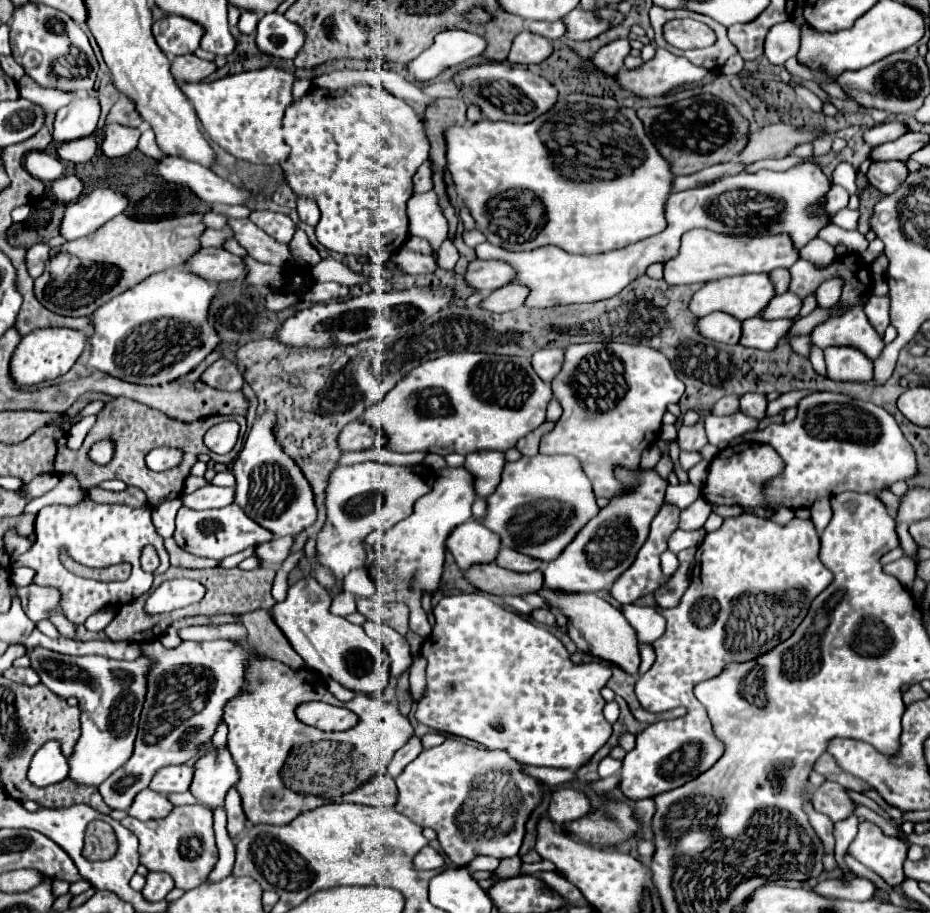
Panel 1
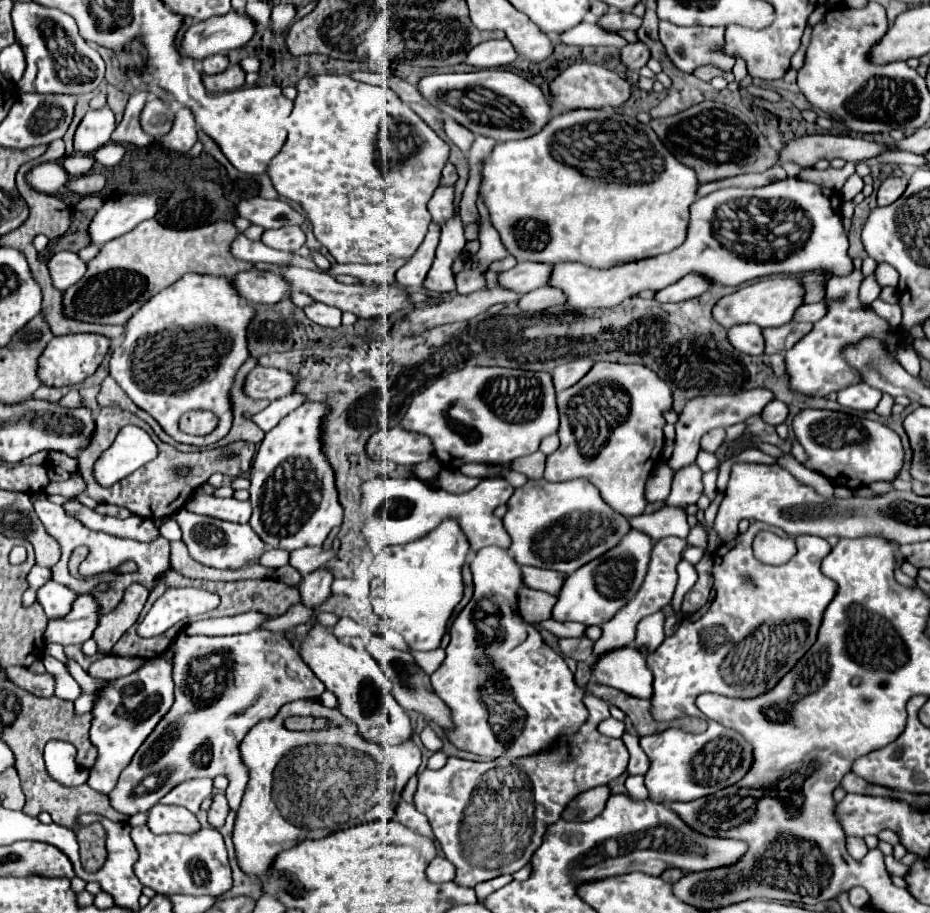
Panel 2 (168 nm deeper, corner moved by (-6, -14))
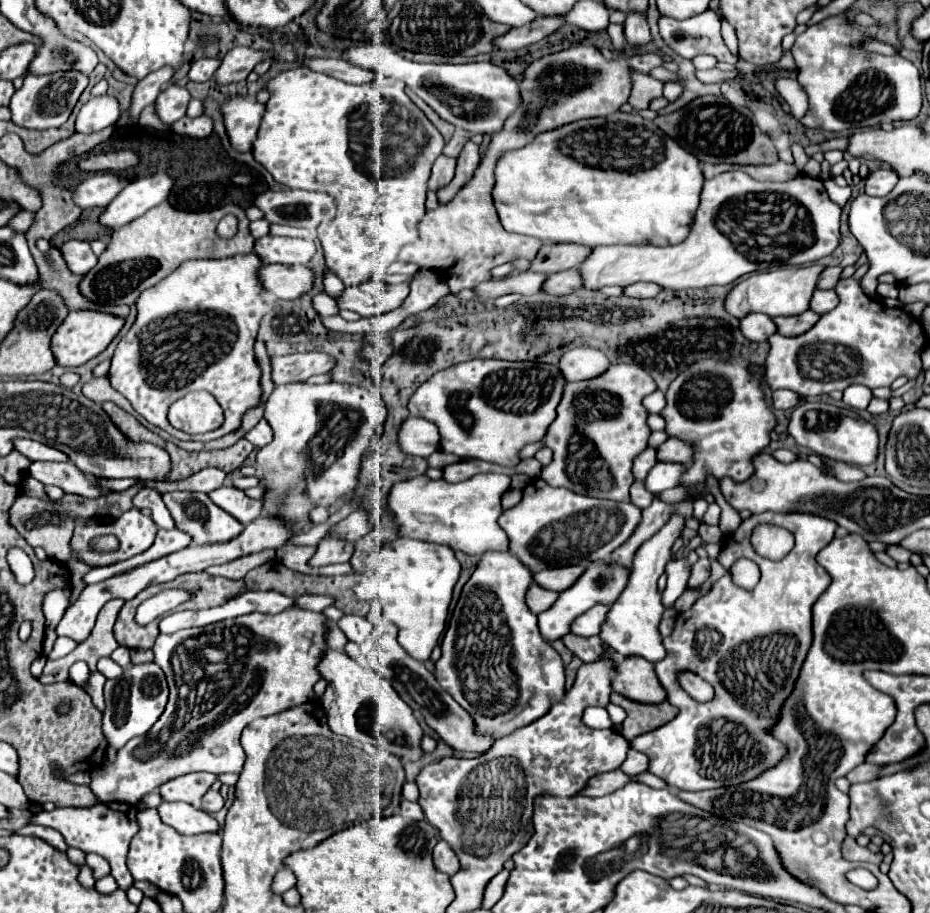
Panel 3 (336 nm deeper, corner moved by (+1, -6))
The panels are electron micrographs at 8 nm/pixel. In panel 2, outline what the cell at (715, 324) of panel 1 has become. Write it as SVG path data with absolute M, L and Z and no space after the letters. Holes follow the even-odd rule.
M740 324L728 330L730 342L734 344L734 348L738 348L740 352L746 352L750 356L756 354L764 354L764 336L762 336L762 328L756 324Z

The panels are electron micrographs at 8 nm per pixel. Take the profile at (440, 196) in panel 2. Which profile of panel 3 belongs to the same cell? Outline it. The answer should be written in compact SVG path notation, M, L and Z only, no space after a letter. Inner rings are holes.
M439 156L433 164L433 172L429 178L429 190L437 192L439 188L447 186L453 180L453 172L455 172L455 158Z

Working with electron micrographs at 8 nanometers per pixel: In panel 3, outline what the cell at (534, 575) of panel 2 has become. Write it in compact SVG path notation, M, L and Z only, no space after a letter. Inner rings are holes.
M567 566L567 568L545 568L543 572L535 572L533 580L547 590L563 592L583 574L583 566Z

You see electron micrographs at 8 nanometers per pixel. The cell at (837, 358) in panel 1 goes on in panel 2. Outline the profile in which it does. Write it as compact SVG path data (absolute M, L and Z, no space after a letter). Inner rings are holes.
M858 384L858 386L850 386L850 388L844 388L838 392L838 402L846 408L854 408L854 410L862 410L862 412L868 412L868 410L874 410L880 402L882 394L874 388L870 388L868 384Z

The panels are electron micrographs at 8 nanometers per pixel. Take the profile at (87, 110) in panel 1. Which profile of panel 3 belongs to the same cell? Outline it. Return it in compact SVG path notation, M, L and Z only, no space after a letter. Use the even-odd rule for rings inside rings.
M99 96L91 98L77 114L75 130L83 134L91 134L97 130L103 130L119 120L119 102L111 96Z

